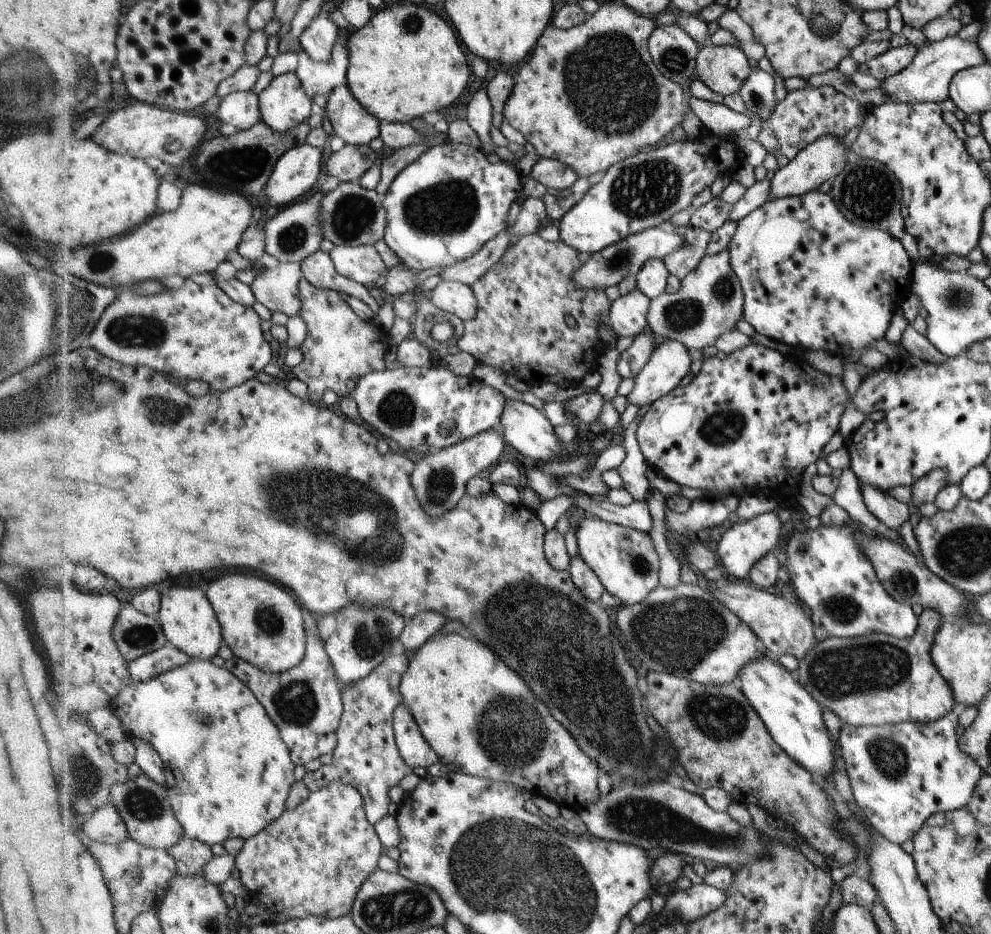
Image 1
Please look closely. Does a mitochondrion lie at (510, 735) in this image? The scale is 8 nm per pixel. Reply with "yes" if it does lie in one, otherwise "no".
yes

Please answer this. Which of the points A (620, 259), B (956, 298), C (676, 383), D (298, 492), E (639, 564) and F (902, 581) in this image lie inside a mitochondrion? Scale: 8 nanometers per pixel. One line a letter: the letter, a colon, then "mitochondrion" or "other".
A: mitochondrion
B: mitochondrion
C: other
D: mitochondrion
E: mitochondrion
F: mitochondrion

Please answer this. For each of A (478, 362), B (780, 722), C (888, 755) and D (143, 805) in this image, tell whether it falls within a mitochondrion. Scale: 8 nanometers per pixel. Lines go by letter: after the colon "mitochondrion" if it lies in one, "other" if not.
A: other
B: other
C: mitochondrion
D: mitochondrion

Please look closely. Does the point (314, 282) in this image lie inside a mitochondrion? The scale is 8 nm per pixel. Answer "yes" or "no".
no

